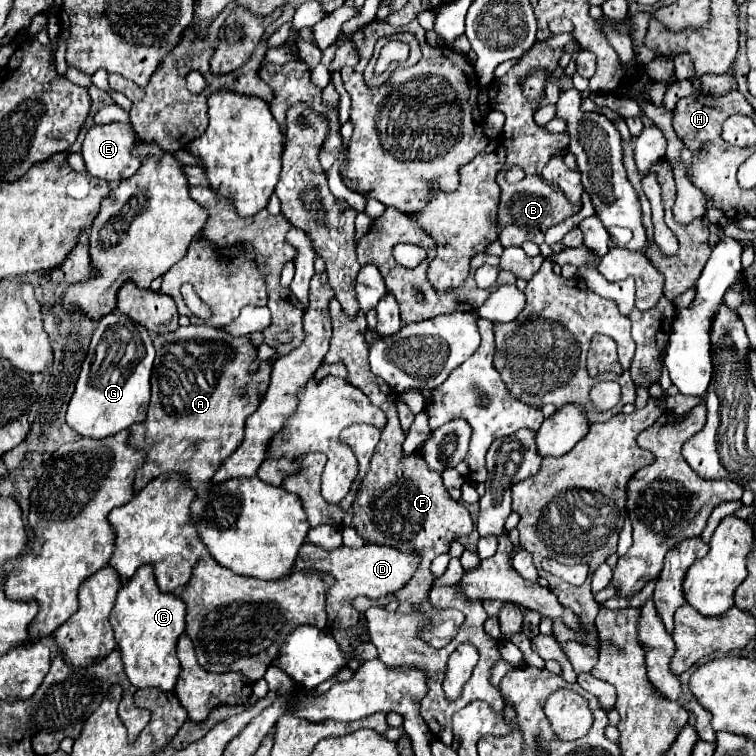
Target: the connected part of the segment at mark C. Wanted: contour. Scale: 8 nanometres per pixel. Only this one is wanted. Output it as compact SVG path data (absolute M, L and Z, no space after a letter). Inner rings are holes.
M142 564L136 574L118 590L110 624L114 628L116 644L122 652L122 662L128 680L136 688L172 690L182 672L176 642L186 630L186 604L172 592L160 592L152 564Z

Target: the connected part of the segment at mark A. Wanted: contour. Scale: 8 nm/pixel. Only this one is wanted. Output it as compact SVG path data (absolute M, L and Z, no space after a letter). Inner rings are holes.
M180 326L178 330L174 332L168 332L168 334L158 334L154 336L154 348L156 348L156 362L154 362L154 374L152 374L152 398L150 398L150 406L148 406L148 420L140 422L140 424L134 424L130 428L130 440L134 446L138 448L146 448L148 452L148 458L146 458L146 464L142 466L142 470L136 474L136 484L134 488L136 490L142 490L152 478L160 476L160 474L166 474L166 472L186 472L190 476L190 486L192 488L198 488L200 482L208 482L214 472L222 466L222 462L238 448L238 444L242 444L244 440L244 428L246 428L246 418L258 408L258 400L260 400L260 394L268 388L268 382L270 382L270 372L272 372L272 360L262 360L258 364L258 370L256 372L250 372L250 366L256 362L258 358L258 348L250 342L248 336L232 336L230 332L222 330L222 328L212 328L212 326Z

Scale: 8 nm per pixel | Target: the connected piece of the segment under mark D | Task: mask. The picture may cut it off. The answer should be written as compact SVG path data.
M306 542L298 554L298 562L294 570L306 568L306 570L328 570L334 578L336 584L328 590L326 594L326 612L328 612L328 628L338 630L338 628L348 628L358 624L360 614L352 608L352 600L356 596L366 596L366 598L386 598L396 594L400 588L408 584L408 580L414 576L414 572L420 566L420 554L404 554L392 546L378 546L378 544L366 544L362 548L350 548L350 546L338 546L334 550L324 550L320 546L314 546Z

